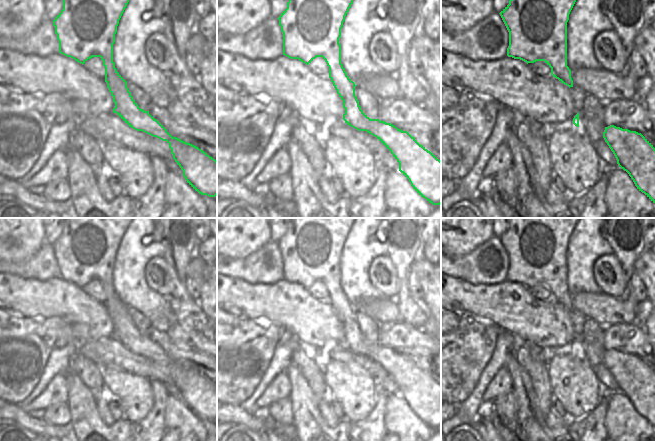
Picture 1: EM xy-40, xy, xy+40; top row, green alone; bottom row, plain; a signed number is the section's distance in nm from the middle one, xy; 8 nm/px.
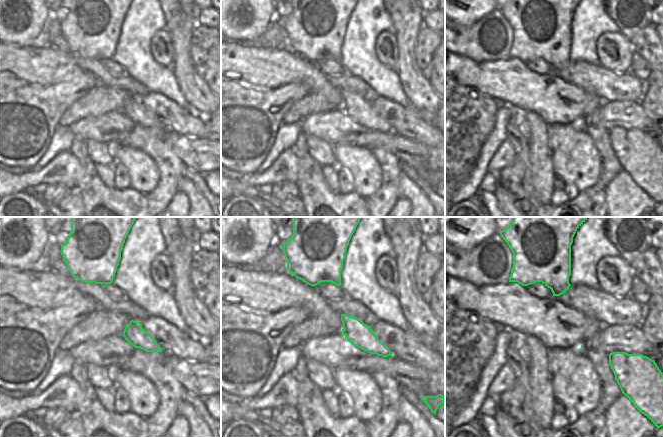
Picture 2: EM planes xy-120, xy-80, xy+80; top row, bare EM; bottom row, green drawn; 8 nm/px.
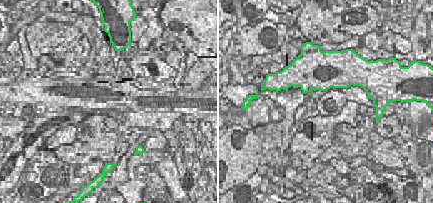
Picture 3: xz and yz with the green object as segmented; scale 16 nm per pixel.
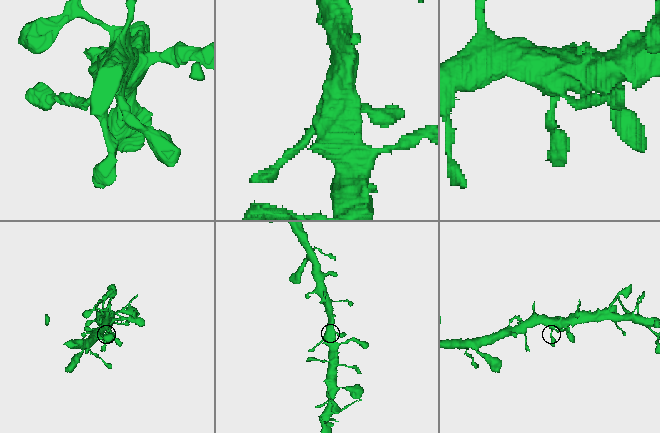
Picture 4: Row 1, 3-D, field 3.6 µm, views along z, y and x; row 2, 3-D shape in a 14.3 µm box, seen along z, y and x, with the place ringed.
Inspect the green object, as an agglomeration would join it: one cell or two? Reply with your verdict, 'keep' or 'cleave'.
keep

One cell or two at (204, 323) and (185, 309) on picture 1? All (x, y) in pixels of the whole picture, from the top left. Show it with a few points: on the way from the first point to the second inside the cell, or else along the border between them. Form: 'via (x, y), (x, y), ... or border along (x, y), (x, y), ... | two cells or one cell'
via (199, 322), (190, 314) | one cell

